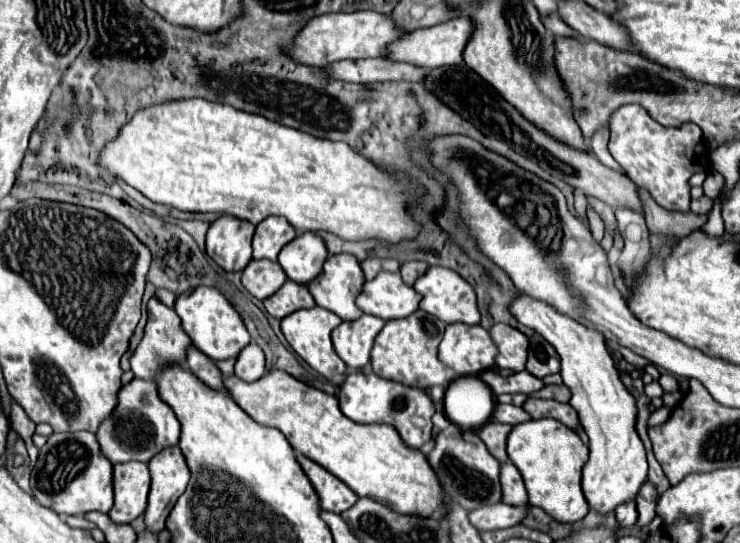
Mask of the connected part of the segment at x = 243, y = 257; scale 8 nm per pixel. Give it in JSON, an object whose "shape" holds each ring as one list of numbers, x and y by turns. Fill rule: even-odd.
{"shape":[[219,216,207,232,207,256,225,272,237,272,251,260,251,238,255,226,235,216]]}

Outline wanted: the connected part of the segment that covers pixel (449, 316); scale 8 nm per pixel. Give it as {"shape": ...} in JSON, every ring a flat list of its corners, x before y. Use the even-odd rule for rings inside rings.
{"shape":[[431,266,415,284,413,288,421,294,419,308,437,316,443,322,465,322,465,324,479,324,481,316,477,310,477,298,469,282,465,282,457,272,443,268,443,266]]}

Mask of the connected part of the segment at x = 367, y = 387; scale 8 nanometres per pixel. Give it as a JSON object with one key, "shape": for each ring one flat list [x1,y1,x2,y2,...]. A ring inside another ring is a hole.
{"shape":[[351,372,347,374,345,382,339,386,337,398,339,398,339,408,347,418,361,424,371,424,371,422,391,424,397,428,397,432,401,434,407,446,421,448,431,438,431,428,433,428,431,416,435,414,435,406,425,390,389,382,375,374]]}

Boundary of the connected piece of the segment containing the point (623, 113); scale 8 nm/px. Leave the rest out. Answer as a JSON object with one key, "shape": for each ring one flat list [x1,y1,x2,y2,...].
{"shape":[[627,104,617,108,611,118,609,118,609,128,611,128,611,138,607,144,607,150,611,156,625,168,627,176,643,190,651,194,651,198,665,210,673,212,689,212,691,196,689,196,689,178,695,172,707,170,709,168,709,156,707,148,703,144,703,132,697,128,697,124,685,124,685,128,665,128,659,122,655,122,645,108,639,104]]}

